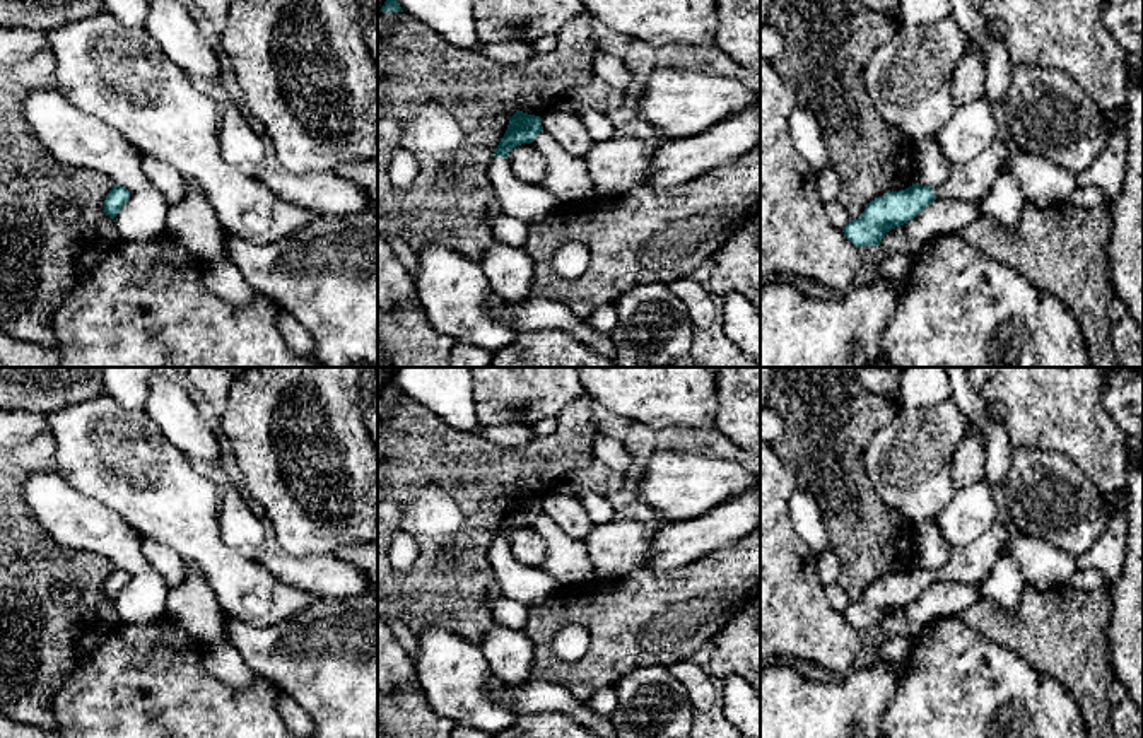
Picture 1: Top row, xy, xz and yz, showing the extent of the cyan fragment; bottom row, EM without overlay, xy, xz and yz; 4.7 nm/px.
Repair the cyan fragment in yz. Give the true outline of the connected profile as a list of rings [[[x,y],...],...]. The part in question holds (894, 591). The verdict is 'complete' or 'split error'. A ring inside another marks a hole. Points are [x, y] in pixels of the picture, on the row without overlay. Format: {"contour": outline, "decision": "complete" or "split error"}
{"contour": [[[996,519],[972,543],[953,548],[945,567],[923,569],[916,565],[900,574],[888,574],[871,583],[865,594],[858,601],[849,603],[842,615],[858,630],[880,629],[887,615],[912,603],[936,581],[979,584],[989,576],[989,569],[1008,536],[1003,521]]], "decision": "split error"}

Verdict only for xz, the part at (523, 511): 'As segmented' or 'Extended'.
Extended

